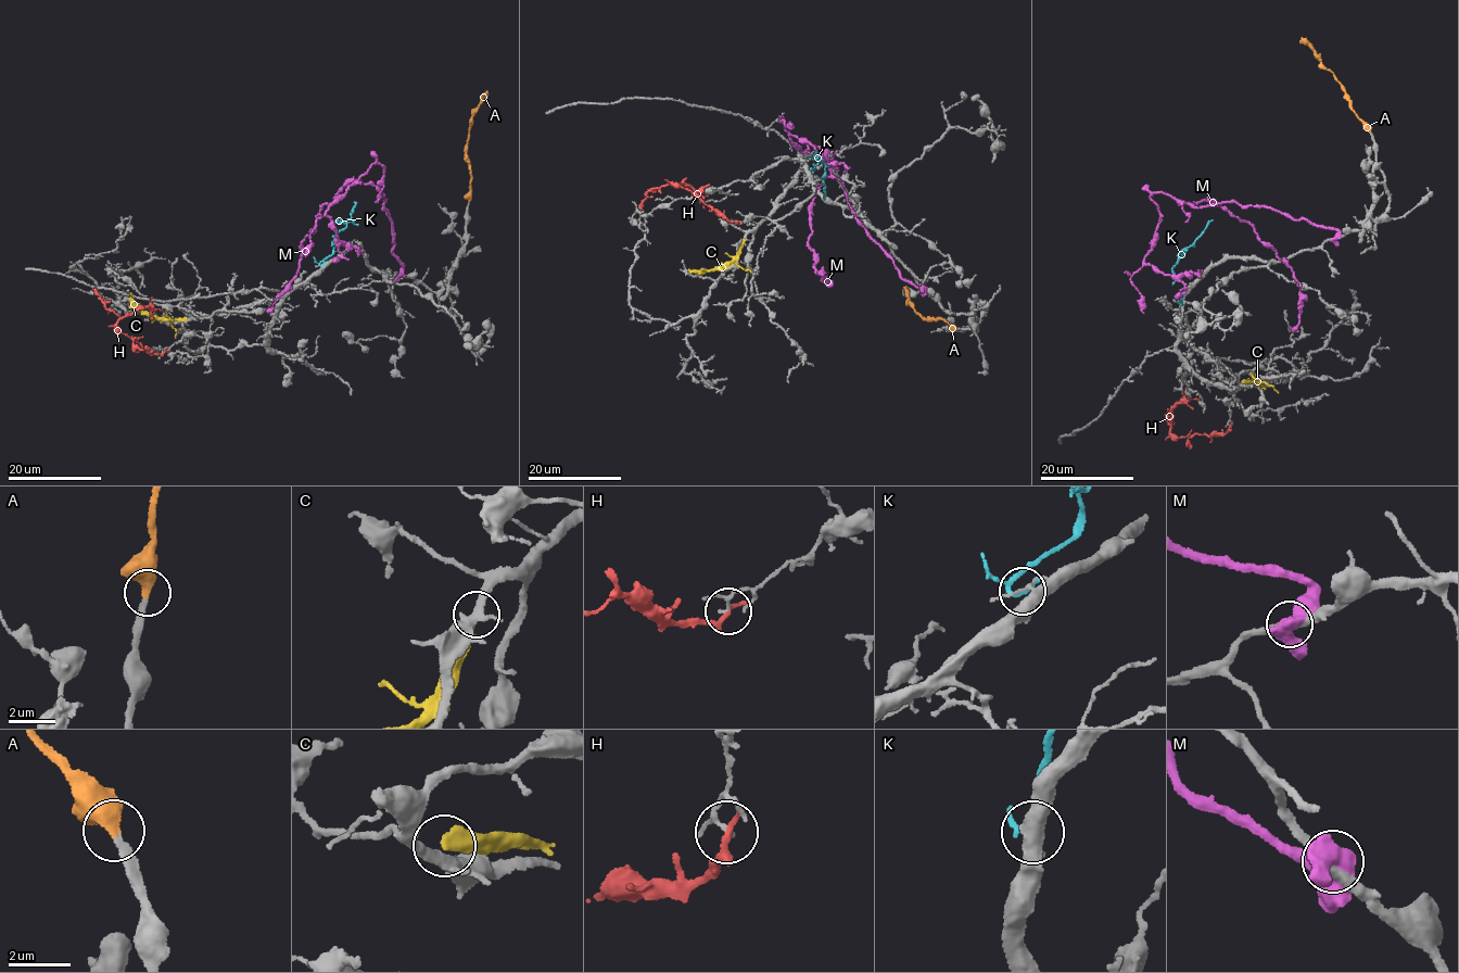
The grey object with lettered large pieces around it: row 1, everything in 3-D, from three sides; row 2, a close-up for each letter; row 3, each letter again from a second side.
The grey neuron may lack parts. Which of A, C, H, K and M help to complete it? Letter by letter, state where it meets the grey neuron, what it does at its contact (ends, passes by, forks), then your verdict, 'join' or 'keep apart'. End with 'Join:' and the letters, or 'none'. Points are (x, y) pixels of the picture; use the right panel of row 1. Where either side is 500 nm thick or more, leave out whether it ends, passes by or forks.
A: (1370, 131) | join
C: (1242, 382) | it ends | keep apart
H: (1230, 426) | it ends | keep apart
K: (1181, 303) | it passes by | keep apart
M: (1334, 239) | keep apart
Join: A

